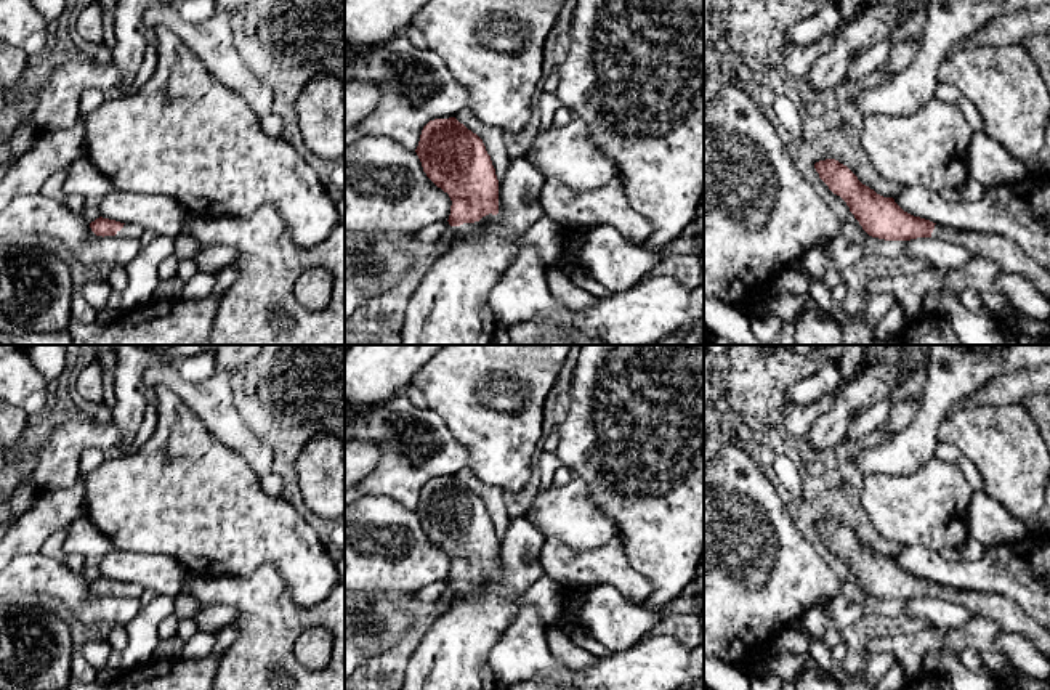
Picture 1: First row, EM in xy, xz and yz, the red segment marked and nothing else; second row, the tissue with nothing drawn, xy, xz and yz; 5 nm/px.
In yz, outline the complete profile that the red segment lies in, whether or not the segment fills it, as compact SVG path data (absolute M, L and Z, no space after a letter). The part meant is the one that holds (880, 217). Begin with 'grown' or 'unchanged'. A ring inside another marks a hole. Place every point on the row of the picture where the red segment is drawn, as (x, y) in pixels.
grown; M835 159L814 164L819 178L840 196L862 229L885 241L911 241L936 237L992 262L1000 273L1016 274L1029 281L1050 302L1050 273L1028 258L1023 250L1000 234L959 231L904 212L893 197L883 197Z

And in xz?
grown; M455 117L430 120L415 149L426 177L449 194L447 239L491 223L499 213L499 180L483 140Z

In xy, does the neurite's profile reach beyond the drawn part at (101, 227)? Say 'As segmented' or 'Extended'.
Extended

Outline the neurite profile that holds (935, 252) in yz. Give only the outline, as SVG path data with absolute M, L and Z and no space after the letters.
M936 237L906 241L903 254L909 258L919 258L928 266L946 270L960 268L971 258L971 252L968 249Z

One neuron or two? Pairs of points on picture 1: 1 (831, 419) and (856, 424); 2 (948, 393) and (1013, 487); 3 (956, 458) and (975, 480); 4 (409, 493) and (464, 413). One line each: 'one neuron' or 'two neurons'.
1: two neurons
2: two neurons
3: one neuron
4: two neurons

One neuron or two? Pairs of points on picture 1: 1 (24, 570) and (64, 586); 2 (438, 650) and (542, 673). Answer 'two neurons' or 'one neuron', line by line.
1: one neuron
2: two neurons

